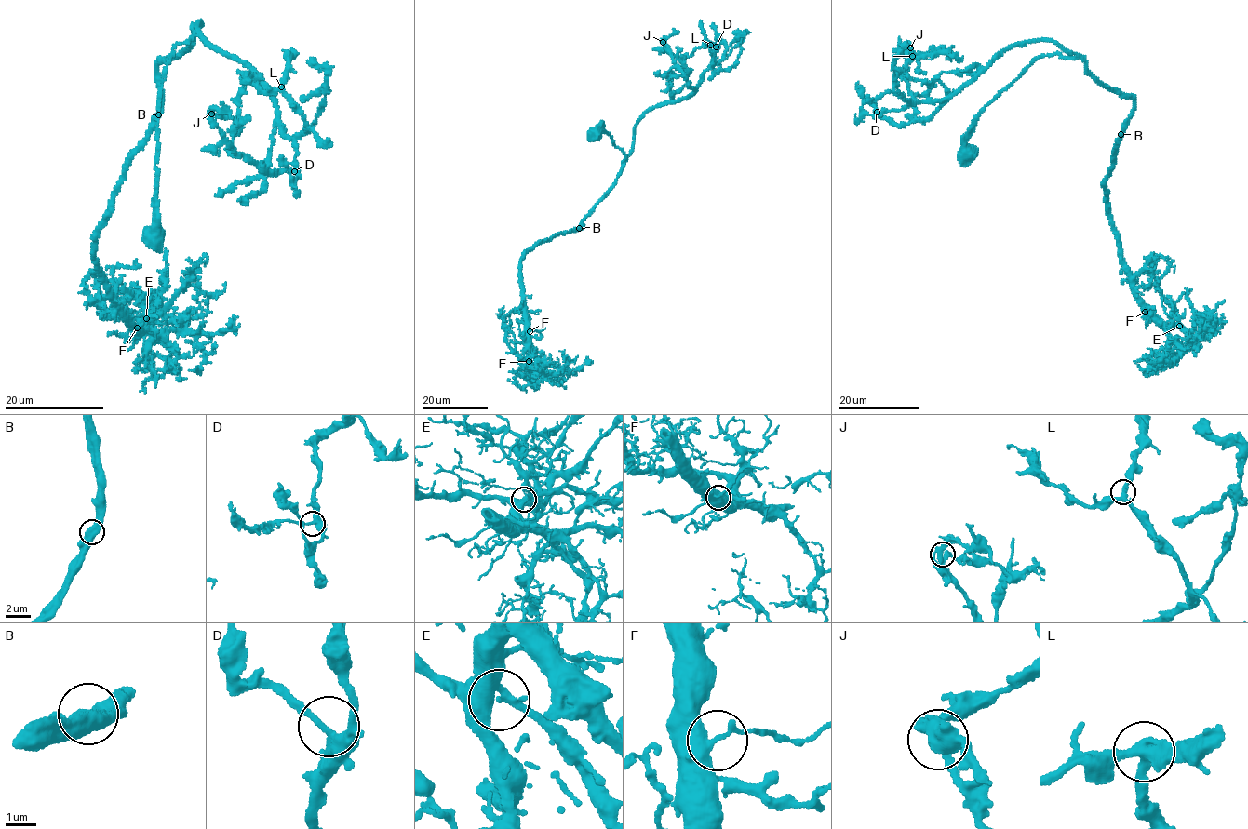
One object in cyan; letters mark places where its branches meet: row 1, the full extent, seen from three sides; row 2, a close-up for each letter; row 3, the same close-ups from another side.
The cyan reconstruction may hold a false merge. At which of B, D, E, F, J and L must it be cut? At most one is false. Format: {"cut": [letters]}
{"cut": []}

